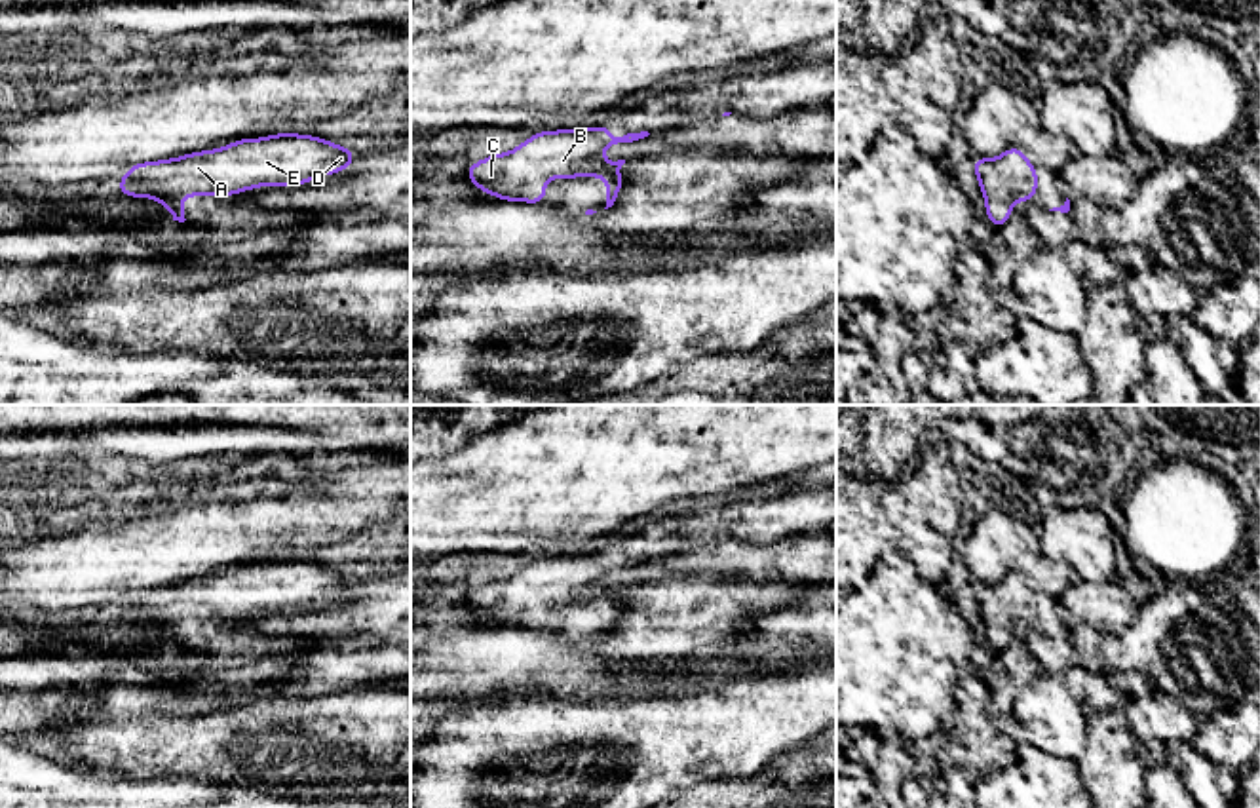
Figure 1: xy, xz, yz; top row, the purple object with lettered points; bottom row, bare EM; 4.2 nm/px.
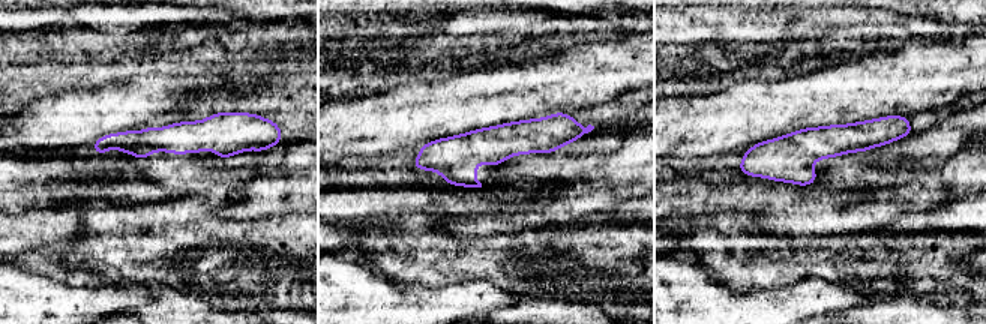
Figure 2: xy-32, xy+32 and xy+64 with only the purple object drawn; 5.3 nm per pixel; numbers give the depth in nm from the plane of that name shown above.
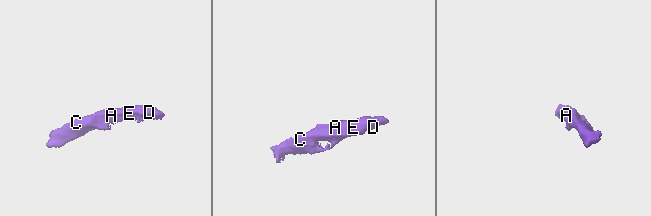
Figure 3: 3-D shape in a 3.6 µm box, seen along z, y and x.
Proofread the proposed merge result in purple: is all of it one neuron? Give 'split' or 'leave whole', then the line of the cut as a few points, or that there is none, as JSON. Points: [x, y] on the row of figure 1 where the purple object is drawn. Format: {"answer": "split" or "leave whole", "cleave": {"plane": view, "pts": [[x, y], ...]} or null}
{"answer": "leave whole", "cleave": null}

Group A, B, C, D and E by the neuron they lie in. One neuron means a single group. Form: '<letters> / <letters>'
A B C D E

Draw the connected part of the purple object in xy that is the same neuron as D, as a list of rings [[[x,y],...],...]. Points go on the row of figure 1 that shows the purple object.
[[[298,133],[239,139],[222,148],[131,165],[120,177],[120,196],[162,202],[173,221],[184,222],[184,196],[236,196],[257,186],[293,186],[336,175],[352,165],[355,150]]]

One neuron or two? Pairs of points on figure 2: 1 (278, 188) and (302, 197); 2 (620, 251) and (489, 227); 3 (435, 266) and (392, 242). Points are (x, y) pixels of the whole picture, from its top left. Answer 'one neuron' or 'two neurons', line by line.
1: one neuron
2: two neurons
3: one neuron

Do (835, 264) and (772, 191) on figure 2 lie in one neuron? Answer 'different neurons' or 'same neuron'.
different neurons

